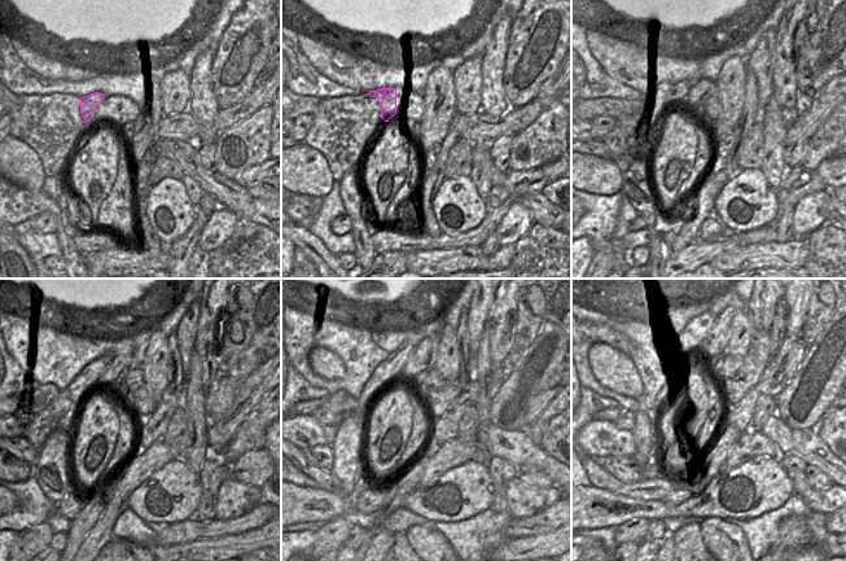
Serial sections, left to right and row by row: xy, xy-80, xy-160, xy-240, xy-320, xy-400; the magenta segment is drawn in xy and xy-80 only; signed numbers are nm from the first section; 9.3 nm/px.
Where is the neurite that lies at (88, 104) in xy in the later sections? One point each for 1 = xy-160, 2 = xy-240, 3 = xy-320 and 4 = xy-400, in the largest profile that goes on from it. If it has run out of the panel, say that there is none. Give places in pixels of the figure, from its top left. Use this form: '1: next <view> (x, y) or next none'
1: next xy-160 (679, 91)
2: next xy-240 (119, 363)
3: next xy-320 (424, 353)
4: next xy-400 (715, 342)

